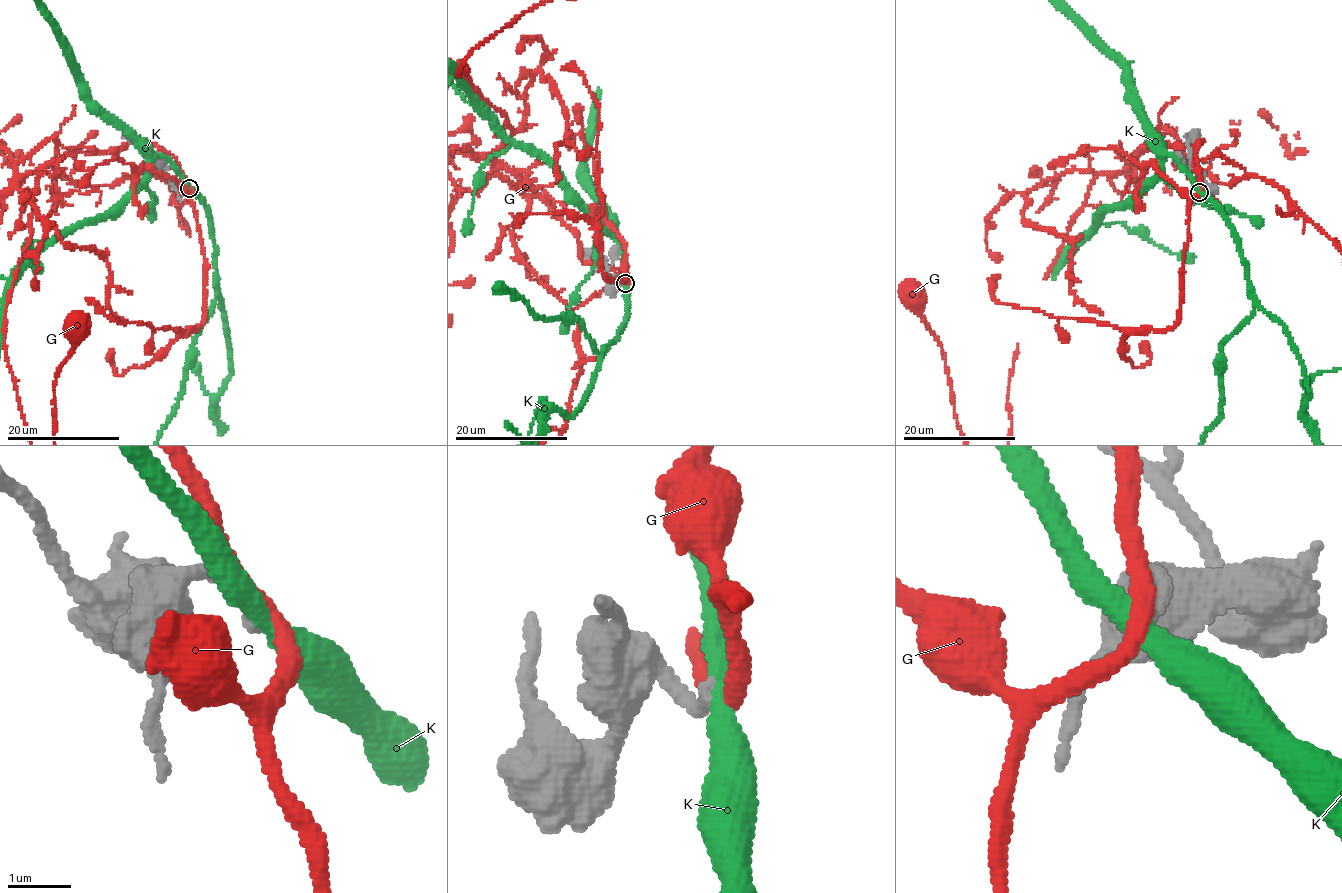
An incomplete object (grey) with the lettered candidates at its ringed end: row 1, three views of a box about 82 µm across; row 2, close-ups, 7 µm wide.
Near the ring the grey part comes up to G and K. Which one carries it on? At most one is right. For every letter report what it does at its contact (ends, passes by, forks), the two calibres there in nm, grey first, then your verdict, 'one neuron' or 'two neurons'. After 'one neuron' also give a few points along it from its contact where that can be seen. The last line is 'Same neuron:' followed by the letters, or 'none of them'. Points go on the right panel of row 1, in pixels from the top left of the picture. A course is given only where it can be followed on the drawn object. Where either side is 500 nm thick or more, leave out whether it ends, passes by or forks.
G: it passes by | 280/240 nm | two neurons
K: it passes by | 240/360 nm | two neurons
Same neuron: none of them

